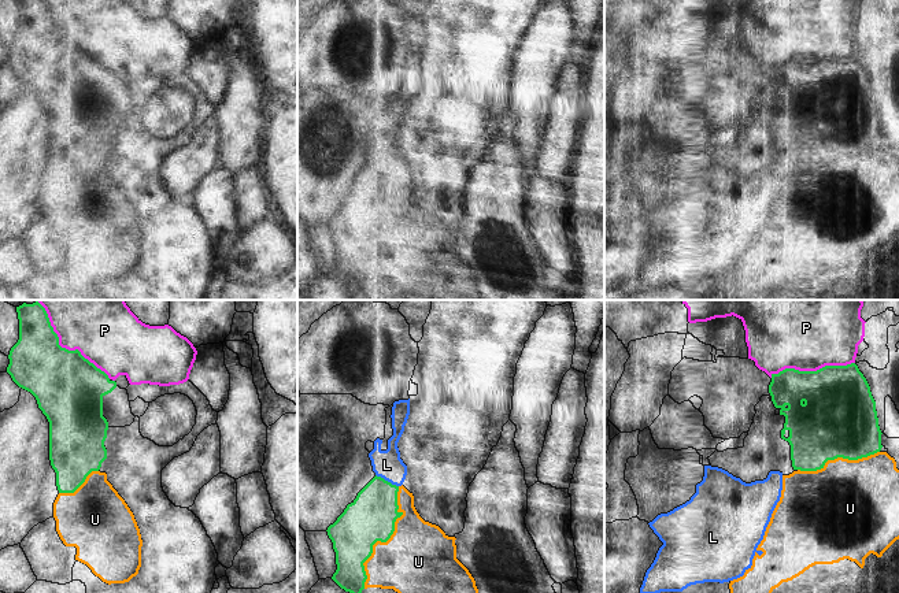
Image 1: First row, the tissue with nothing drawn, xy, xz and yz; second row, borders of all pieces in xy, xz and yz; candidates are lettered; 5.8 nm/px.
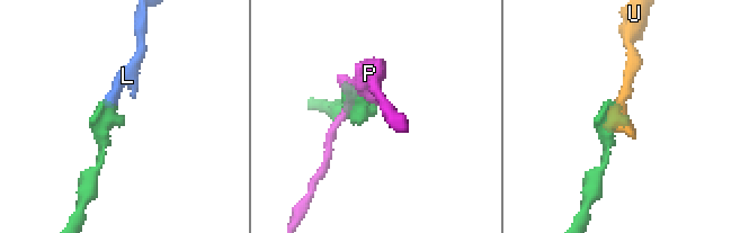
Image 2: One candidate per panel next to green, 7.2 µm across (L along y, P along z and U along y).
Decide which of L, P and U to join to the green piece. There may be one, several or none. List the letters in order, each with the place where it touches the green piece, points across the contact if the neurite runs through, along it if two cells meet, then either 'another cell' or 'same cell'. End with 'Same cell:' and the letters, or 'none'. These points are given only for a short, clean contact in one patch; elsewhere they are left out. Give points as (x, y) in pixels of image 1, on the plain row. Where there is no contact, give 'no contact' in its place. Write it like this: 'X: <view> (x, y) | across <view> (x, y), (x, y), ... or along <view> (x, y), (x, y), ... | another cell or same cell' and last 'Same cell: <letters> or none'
L: xz (387, 174) | across xz (370, 211), (387, 174), (387, 158) | same cell
P: xy (65, 41) | another cell
U: xz (385, 234) | another cell
Same cell: L

